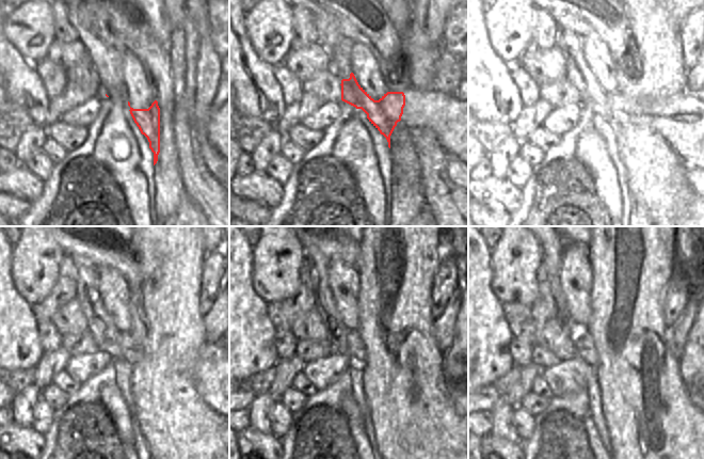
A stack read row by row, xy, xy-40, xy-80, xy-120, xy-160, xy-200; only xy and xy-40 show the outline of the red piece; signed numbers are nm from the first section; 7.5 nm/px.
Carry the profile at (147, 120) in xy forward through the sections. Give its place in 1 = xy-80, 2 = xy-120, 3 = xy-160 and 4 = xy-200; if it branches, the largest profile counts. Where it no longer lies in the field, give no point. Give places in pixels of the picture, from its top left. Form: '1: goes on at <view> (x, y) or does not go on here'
1: goes on at xy-80 (613, 108)
2: goes on at xy-120 (100, 323)
3: goes on at xy-160 (325, 305)
4: goes on at xy-200 (552, 248)

